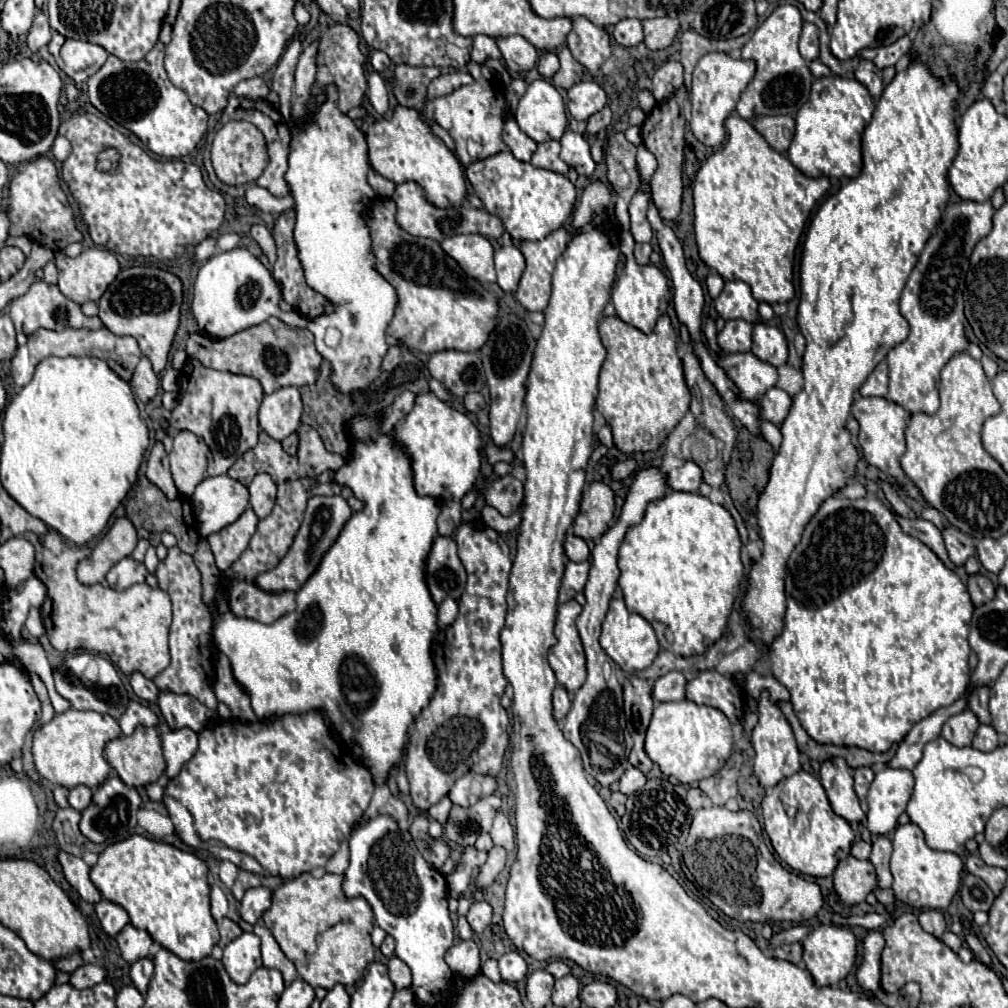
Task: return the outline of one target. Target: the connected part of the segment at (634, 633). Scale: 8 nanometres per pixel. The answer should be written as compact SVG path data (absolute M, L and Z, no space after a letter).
M613 599L611 601L611 607L607 611L607 617L603 621L603 631L601 631L601 637L599 637L599 643L603 647L603 651L627 673L631 671L641 671L641 669L647 669L653 659L657 657L659 653L659 643L657 643L657 637L655 637L655 631L653 627L649 625L649 621L645 621L641 615L637 613L629 613L625 609L625 603L623 599Z

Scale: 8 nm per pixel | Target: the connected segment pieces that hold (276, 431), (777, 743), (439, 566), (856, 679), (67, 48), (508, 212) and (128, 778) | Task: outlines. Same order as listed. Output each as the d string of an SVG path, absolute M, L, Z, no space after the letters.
M281 387L275 393L263 397L259 407L259 425L269 437L283 441L301 425L301 411L303 403L299 389Z
M767 693L761 695L759 705L757 705L757 715L759 715L759 723L753 729L753 737L751 743L755 747L755 775L759 779L759 783L763 787L775 787L779 781L791 777L793 773L797 773L801 769L799 765L799 749L793 737L793 731L789 729L789 723L785 721L783 713L779 711L779 707L769 699Z
M453 537L435 539L427 559L425 579L431 597L437 605L447 597L459 601L467 583L467 573L465 567L461 565L461 559L457 557L457 543Z
M827 497L821 503L819 511L807 523L799 545L793 549L787 561L785 593L787 593L787 609L783 617L783 631L769 645L767 659L771 663L773 677L779 683L783 681L783 685L789 689L797 719L815 741L845 745L845 747L861 747L867 751L883 753L889 751L893 743L899 743L917 721L929 717L939 707L951 705L965 693L971 677L971 669L969 669L971 647L967 643L967 635L969 635L967 619L971 619L973 615L973 603L967 593L967 587L957 577L957 573L945 567L945 563L927 545L901 531L889 505L885 505L881 499L863 497L851 501L841 497Z
M67 39L61 47L57 65L61 71L65 71L77 85L85 83L101 65L107 61L107 51L99 45L93 45L89 41L77 41Z
M501 151L481 161L473 161L465 171L475 195L483 201L483 207L499 217L515 241L539 241L551 231L559 229L563 221L573 213L575 187L573 183L555 171L533 167L531 163L517 161L511 151Z
M137 727L131 737L117 737L109 741L105 747L105 759L129 787L145 787L149 783L155 783L161 773L165 773L161 737L153 727Z

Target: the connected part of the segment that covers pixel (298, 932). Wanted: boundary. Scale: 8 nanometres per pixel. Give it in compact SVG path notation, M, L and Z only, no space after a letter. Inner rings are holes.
M304 873L275 889L273 905L263 913L265 927L273 933L285 956L297 965L299 977L311 987L331 989L337 983L355 985L375 957L375 947L369 937L373 911L361 897L347 899L341 891L341 883L343 875L325 873L317 879L311 873ZM345 945L349 945L347 951Z

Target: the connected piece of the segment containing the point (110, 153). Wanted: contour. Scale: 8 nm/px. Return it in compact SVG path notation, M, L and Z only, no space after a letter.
M107 149L99 155L99 169L111 169L117 165L117 151L115 149Z

